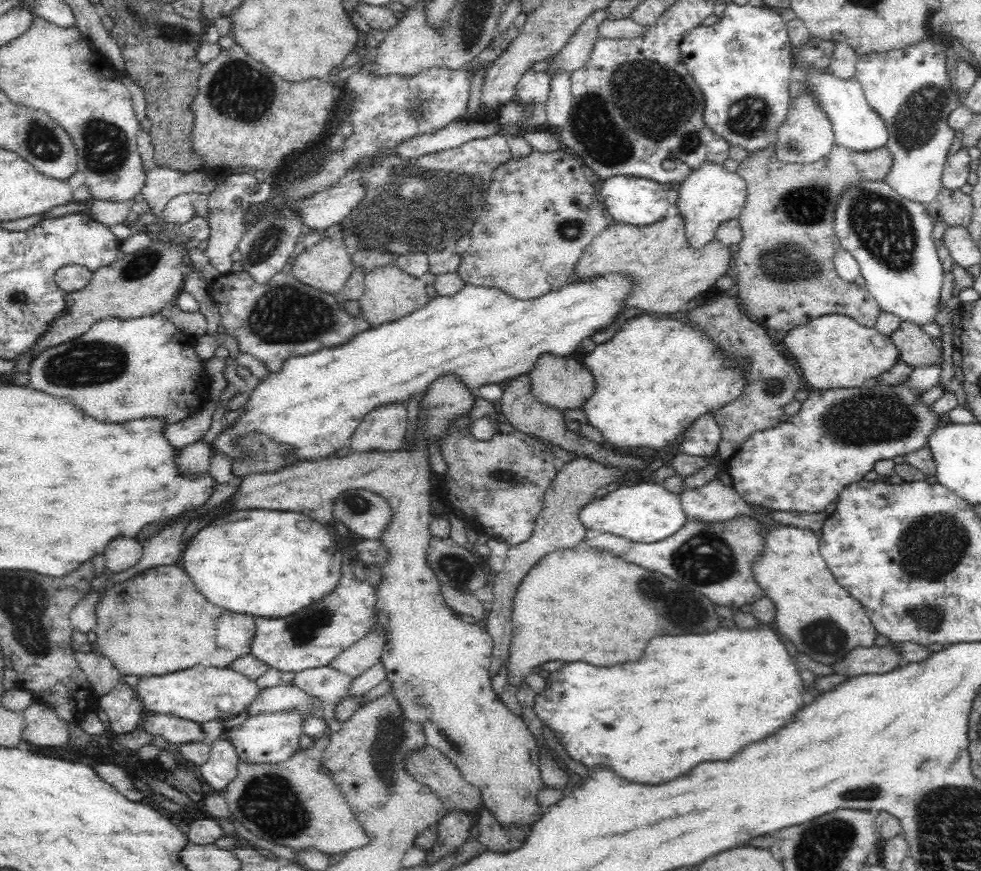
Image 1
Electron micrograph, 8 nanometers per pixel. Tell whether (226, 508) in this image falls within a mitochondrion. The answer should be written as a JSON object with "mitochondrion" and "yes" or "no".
{"mitochondrion":"no"}

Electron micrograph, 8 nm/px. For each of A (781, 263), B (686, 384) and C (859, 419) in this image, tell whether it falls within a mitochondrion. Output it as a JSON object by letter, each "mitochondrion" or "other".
{"A":"mitochondrion","B":"other","C":"mitochondrion"}

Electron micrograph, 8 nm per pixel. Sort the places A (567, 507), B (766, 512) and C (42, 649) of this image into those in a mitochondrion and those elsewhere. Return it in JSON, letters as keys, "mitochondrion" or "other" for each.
{"A":"other","B":"other","C":"mitochondrion"}

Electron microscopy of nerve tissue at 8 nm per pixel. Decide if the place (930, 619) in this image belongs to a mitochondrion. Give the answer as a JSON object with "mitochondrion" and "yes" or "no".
{"mitochondrion":"yes"}

